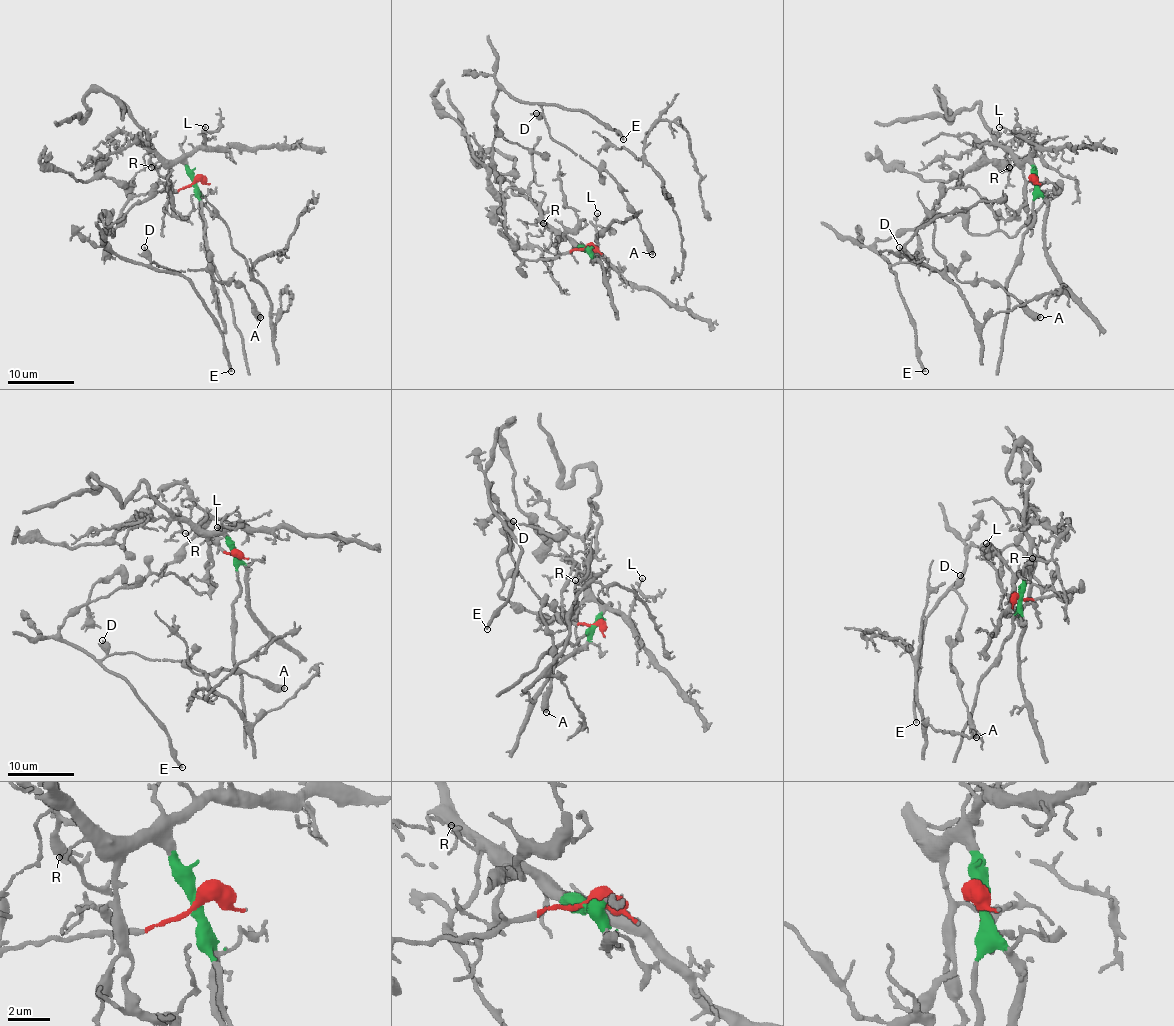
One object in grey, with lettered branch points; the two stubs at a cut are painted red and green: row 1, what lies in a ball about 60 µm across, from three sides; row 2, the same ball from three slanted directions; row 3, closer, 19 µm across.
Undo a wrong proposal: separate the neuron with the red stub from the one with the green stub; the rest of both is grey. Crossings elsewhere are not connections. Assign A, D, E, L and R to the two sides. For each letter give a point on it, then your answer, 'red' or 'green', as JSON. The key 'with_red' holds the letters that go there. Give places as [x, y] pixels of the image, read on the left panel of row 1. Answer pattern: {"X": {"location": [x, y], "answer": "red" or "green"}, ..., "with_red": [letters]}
{"A": {"location": [260, 317], "answer": "red"}, "D": {"location": [144, 247], "answer": "red"}, "E": {"location": [231, 371], "answer": "red"}, "L": {"location": [205, 127], "answer": "green"}, "R": {"location": [151, 167], "answer": "green"}, "with_red": ["A", "D", "E"]}

